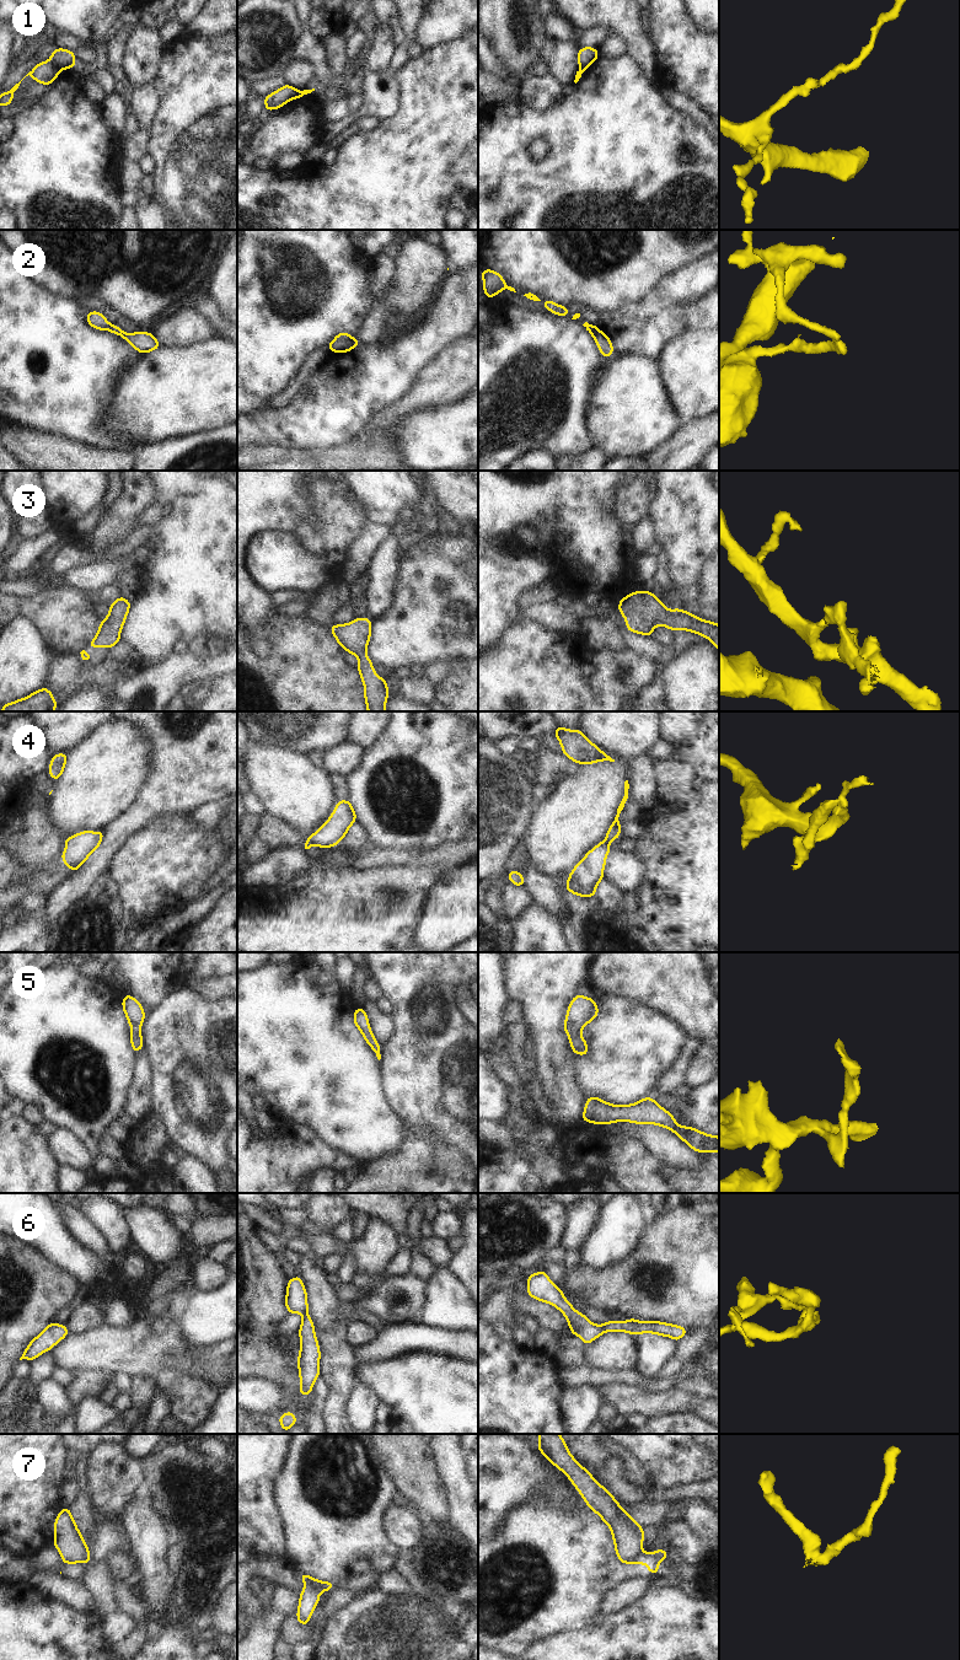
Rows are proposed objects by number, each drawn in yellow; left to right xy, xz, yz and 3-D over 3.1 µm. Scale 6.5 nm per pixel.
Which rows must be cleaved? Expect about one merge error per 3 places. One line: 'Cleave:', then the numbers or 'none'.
Cleave: 1, 2, 4, 7

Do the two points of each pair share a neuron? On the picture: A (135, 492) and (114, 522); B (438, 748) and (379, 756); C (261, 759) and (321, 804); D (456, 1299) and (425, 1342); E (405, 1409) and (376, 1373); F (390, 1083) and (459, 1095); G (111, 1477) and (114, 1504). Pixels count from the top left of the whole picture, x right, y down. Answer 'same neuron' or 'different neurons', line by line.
A: same neuron
B: same neuron
C: same neuron
D: different neurons
E: same neuron
F: same neuron
G: same neuron

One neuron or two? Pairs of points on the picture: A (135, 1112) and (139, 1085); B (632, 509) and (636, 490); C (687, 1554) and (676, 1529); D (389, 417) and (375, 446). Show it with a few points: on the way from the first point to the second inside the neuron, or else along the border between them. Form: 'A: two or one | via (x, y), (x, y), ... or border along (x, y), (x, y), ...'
A: one | via (138, 1106), (139, 1091)
B: one | via (633, 504), (636, 495)
C: one | via (687, 1548), (687, 1543), (680, 1535)
D: one | via (385, 424), (377, 439)

